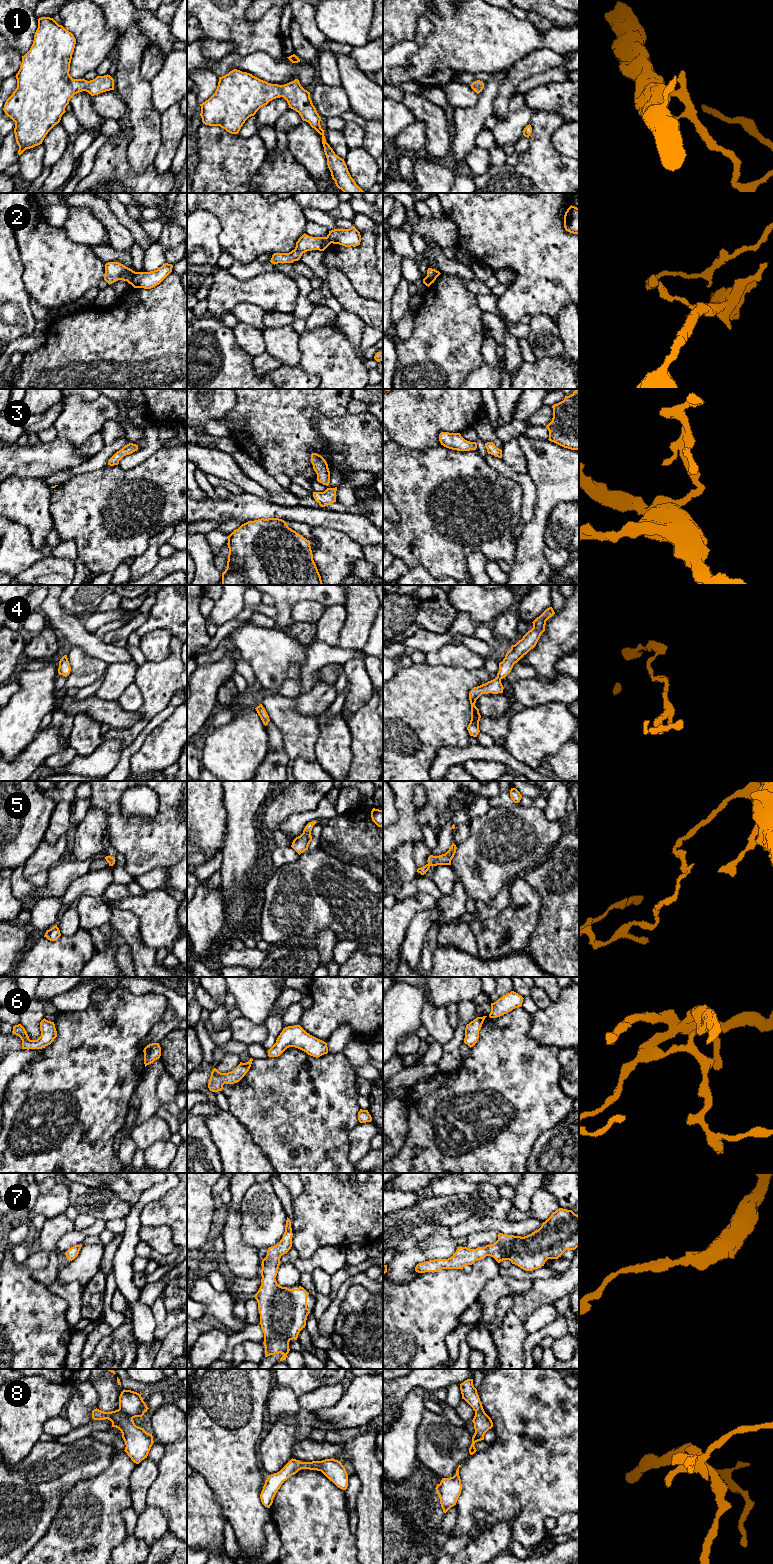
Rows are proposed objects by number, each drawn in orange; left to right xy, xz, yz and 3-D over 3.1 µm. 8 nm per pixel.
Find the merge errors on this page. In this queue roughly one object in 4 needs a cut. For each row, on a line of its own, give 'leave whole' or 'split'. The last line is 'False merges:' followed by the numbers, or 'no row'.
1: leave whole
2: split
3: leave whole
4: leave whole
5: leave whole
6: leave whole
7: leave whole
8: split
False merges: 2, 8

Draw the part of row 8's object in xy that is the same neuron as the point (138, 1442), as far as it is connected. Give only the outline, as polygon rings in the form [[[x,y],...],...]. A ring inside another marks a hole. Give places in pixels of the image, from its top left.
[[[96,1408],[92,1411],[92,1419],[108,1419],[112,1422],[112,1427],[116,1427],[121,1431],[126,1445],[124,1451],[134,1463],[139,1464],[147,1458],[154,1443],[153,1436],[147,1433],[144,1428],[136,1426],[133,1417],[127,1415],[120,1409],[104,1412]]]

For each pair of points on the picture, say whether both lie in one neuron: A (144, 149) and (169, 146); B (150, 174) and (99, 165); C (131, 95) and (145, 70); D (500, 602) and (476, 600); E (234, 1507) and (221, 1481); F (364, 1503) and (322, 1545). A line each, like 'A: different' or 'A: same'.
A: different
B: same
C: different
D: same
E: same
F: different

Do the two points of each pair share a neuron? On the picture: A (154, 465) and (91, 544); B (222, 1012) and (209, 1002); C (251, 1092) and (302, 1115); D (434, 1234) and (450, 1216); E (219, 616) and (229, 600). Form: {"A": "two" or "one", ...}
{"A": "one", "B": "two", "C": "one", "D": "two", "E": "one"}

